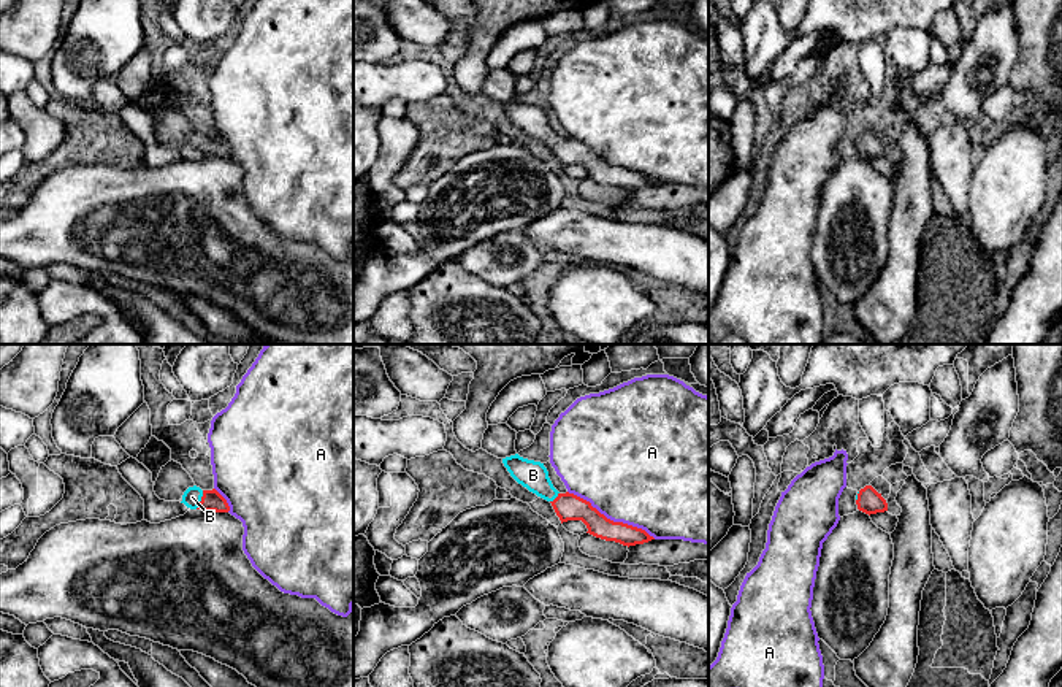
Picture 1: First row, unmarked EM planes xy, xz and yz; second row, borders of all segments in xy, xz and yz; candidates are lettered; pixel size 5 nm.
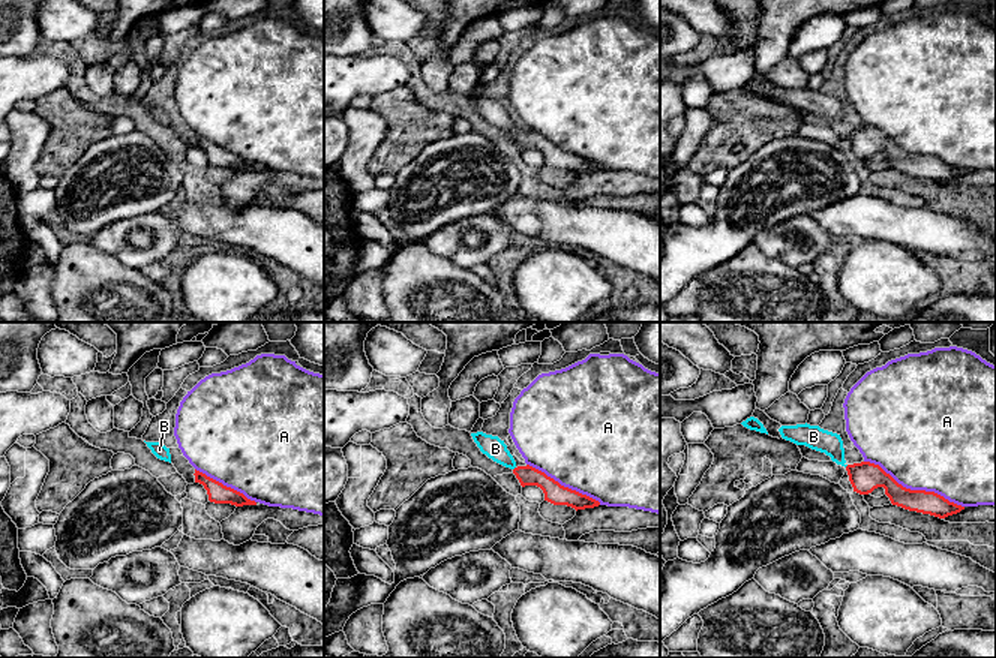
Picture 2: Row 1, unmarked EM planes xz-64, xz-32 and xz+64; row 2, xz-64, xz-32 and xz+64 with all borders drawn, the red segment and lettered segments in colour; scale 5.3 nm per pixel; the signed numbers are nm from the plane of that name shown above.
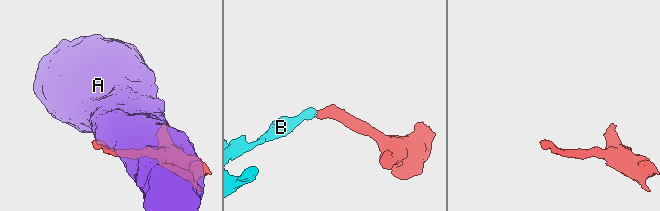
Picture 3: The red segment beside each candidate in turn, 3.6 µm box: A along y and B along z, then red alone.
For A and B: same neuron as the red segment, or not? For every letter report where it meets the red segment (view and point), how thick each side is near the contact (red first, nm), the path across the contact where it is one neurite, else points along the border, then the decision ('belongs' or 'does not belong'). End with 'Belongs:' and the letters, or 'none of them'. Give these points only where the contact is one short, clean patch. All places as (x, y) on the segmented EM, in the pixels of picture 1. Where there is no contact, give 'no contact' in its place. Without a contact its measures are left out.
A: meets red in xz at (612, 521); 140 nm thick on the red side, 480 nm on the other; does not belong
B: meets red in xy at (202, 500); 110 nm thick on the red side, 90 nm on the other; runs through xy (211, 500), (202, 500), (192, 497); belongs
Belongs: B

